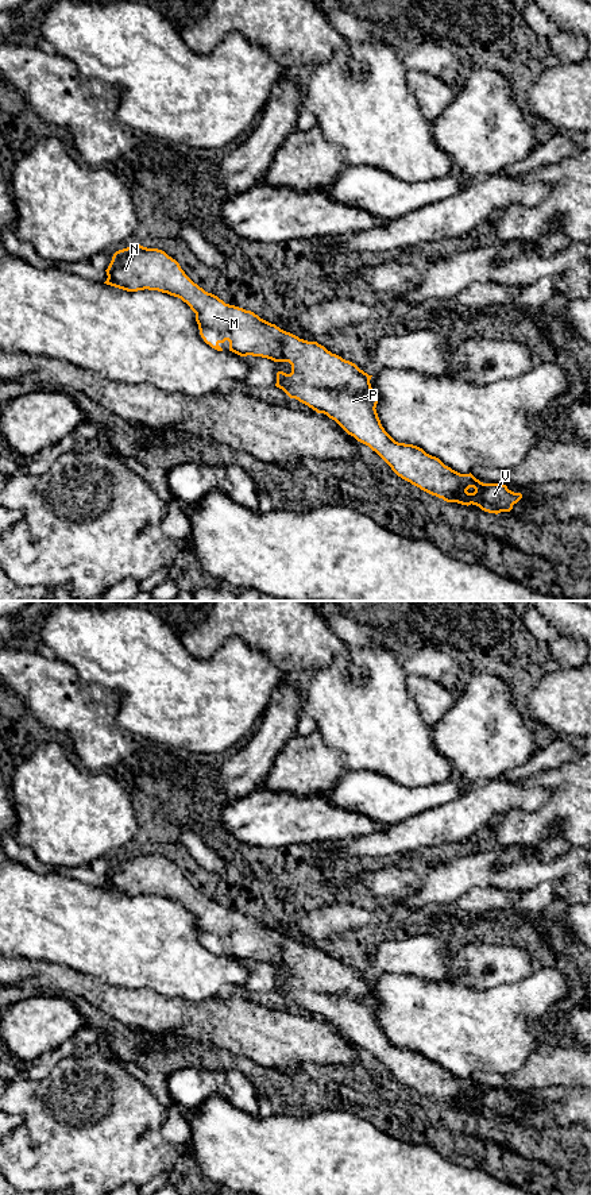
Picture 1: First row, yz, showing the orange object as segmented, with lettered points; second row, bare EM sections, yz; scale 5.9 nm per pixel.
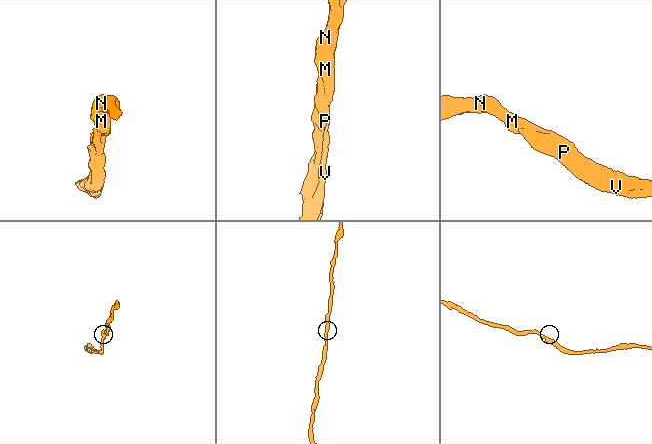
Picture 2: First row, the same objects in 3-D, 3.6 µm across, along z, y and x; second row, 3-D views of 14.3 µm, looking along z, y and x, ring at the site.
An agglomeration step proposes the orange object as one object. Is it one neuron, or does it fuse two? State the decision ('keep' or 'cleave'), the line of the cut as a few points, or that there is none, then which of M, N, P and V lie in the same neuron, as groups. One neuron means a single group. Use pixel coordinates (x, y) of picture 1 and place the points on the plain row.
keep; no cut; M N P V

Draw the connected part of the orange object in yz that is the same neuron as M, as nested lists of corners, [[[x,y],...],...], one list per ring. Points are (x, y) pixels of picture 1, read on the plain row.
[[[131,849],[113,859],[108,871],[104,888],[127,895],[158,895],[181,903],[196,918],[200,940],[206,949],[217,956],[225,945],[229,956],[240,961],[262,961],[274,967],[289,967],[291,978],[277,978],[275,991],[282,994],[290,1003],[308,1010],[317,1018],[324,1018],[335,1025],[348,1040],[375,1056],[402,1084],[421,1095],[443,1103],[447,1107],[476,1110],[488,1118],[510,1117],[521,1103],[503,1088],[483,1088],[471,1078],[460,1079],[445,1071],[439,1063],[426,1059],[422,1053],[395,1046],[382,1032],[376,1018],[378,1003],[372,998],[368,980],[355,968],[332,959],[317,947],[308,947],[271,929],[251,915],[225,909],[217,901],[205,897],[194,888],[181,874],[179,868],[158,853],[147,853]]]

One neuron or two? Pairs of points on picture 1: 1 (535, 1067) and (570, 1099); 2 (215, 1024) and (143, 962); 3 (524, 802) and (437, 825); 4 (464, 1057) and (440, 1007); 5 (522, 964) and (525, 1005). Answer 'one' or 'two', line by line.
1: two
2: two
3: one
4: one
5: two

